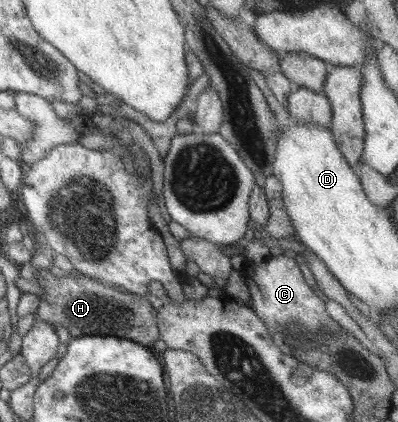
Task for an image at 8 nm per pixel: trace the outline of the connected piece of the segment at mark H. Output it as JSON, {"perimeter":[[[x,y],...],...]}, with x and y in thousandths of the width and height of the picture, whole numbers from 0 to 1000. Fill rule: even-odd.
{"perimeter":[[[68,633],[65,637],[58,637],[65,647],[75,649],[75,659],[80,659],[80,647],[85,647],[83,661],[88,661],[88,668],[108,682],[108,699],[93,699],[93,706],[98,706],[98,727],[93,727],[88,742],[88,761],[108,761],[108,763],[123,763],[133,775],[166,775],[176,789],[178,796],[193,799],[206,794],[239,794],[239,796],[289,796],[309,803],[329,803],[329,808],[339,808],[339,813],[352,813],[354,818],[362,818],[364,822],[382,822],[384,813],[394,808],[394,803],[402,803],[399,794],[399,780],[394,770],[394,735],[379,725],[379,718],[362,704],[344,697],[332,694],[309,694],[307,690],[299,690],[294,682],[284,682],[281,678],[266,678],[264,673],[249,671],[244,664],[234,664],[229,659],[221,659],[219,654],[171,654],[171,656],[143,656],[138,654],[123,637],[73,637]]]}

